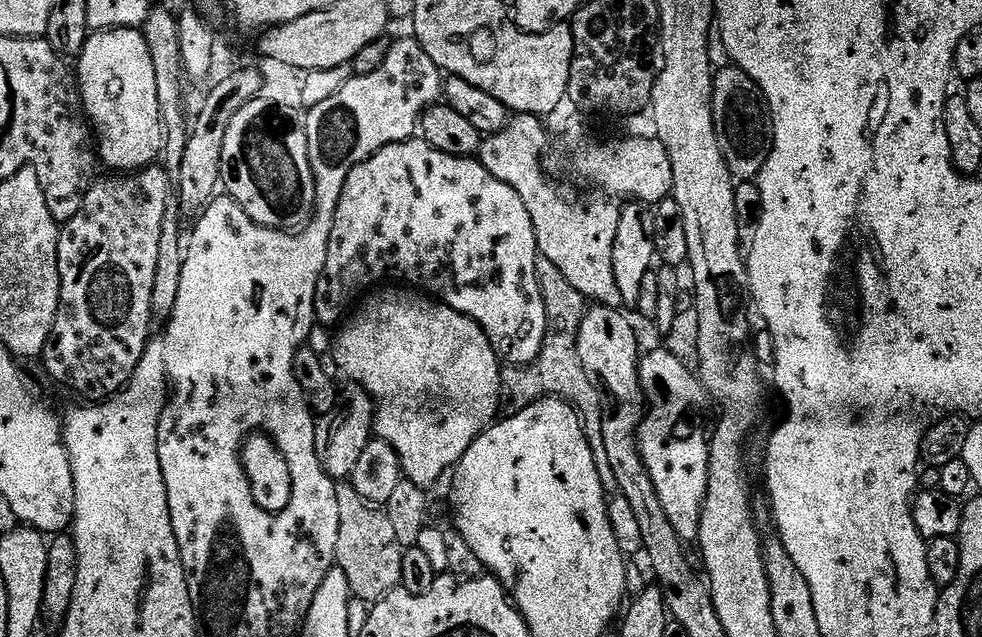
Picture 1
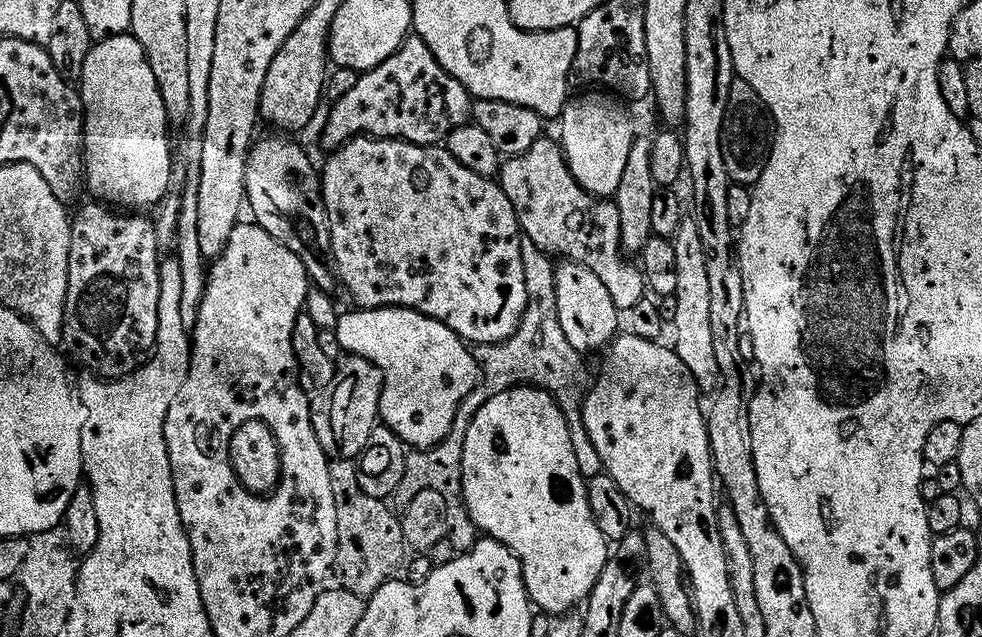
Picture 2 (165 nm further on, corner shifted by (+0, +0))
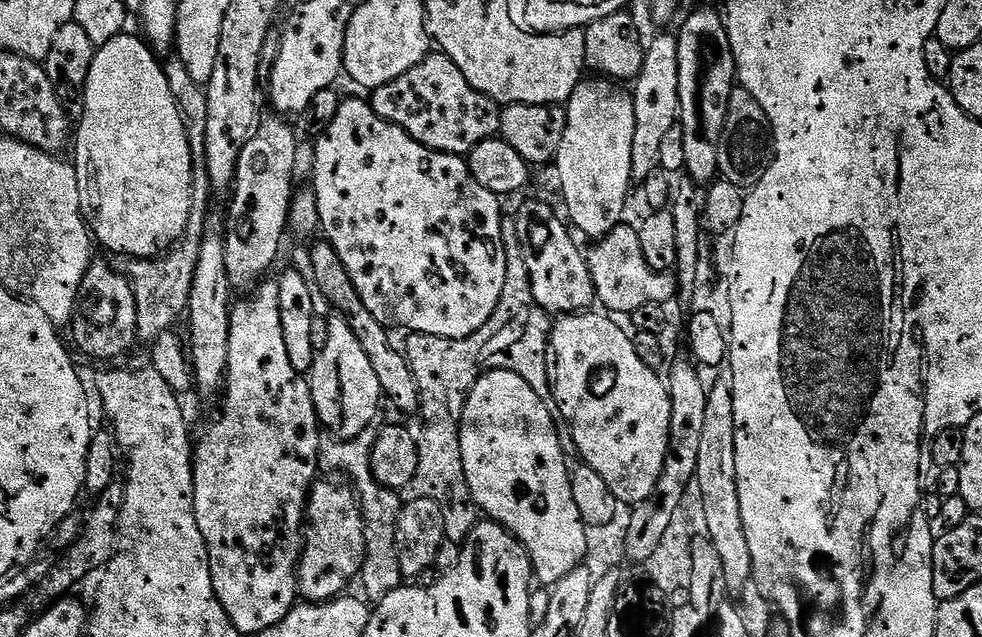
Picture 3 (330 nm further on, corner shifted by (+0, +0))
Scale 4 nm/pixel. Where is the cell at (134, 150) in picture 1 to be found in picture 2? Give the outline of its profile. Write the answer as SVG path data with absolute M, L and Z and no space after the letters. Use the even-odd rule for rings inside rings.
M112 36L109 40L93 43L78 81L78 91L84 103L84 179L87 191L91 195L93 192L97 201L120 210L155 209L172 186L174 163L172 144L168 141L170 125L166 106L162 106L158 82L154 82L154 70L150 70L150 62L135 36Z

